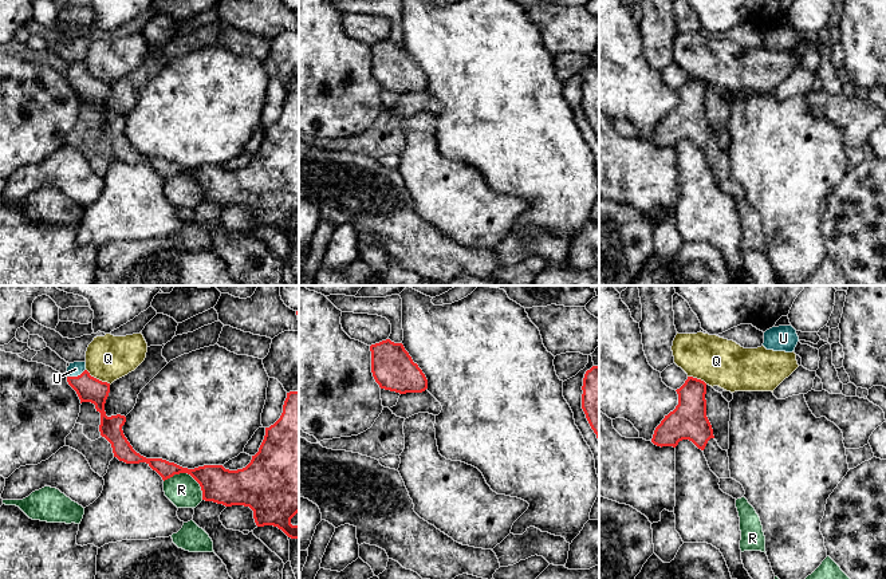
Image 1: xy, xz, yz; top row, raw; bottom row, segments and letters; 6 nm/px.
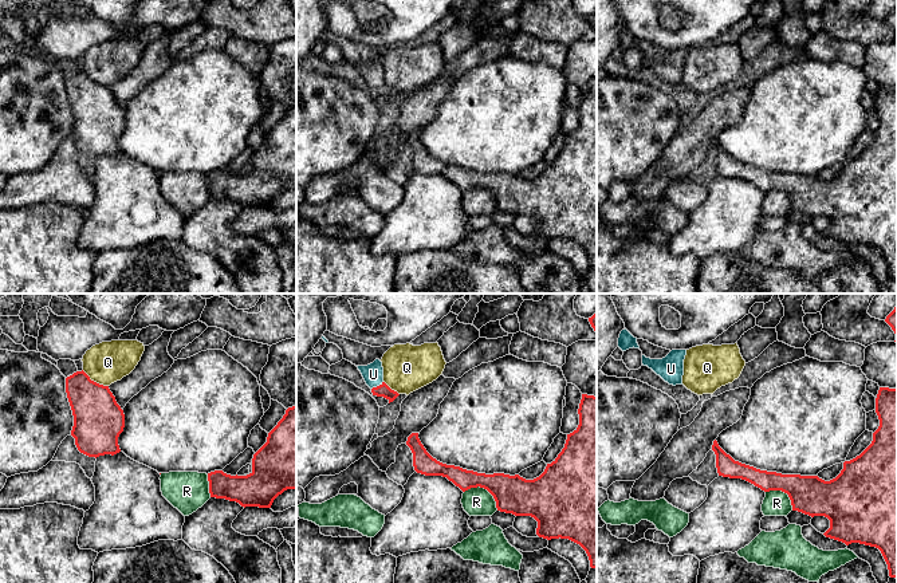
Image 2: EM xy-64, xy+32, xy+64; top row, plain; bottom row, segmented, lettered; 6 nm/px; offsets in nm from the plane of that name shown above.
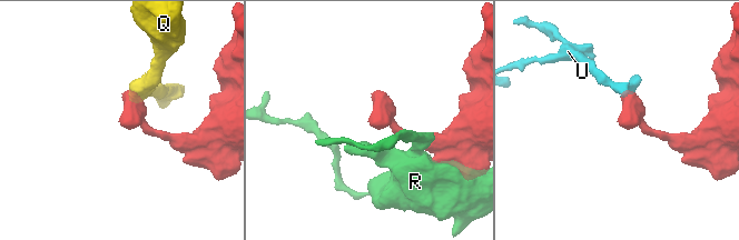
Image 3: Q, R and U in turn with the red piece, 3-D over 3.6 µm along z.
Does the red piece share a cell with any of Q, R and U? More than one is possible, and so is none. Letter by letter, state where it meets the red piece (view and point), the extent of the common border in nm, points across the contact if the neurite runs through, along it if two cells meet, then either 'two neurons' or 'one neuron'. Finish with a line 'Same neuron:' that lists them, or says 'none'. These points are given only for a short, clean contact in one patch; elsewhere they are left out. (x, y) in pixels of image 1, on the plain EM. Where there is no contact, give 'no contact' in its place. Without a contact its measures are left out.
Q: meets red in xy at (98, 79); contact 180 nm long; border along xy (86, 69), (91, 75), (110, 83); two neurons
R: meets red in xy at (189, 173); contact 260 nm long; two neurons
U: meets red in xy at (75, 77); contact 120 nm long; runs through xy (89, 89), (75, 77), (75, 69); one neuron
Same neuron: U

